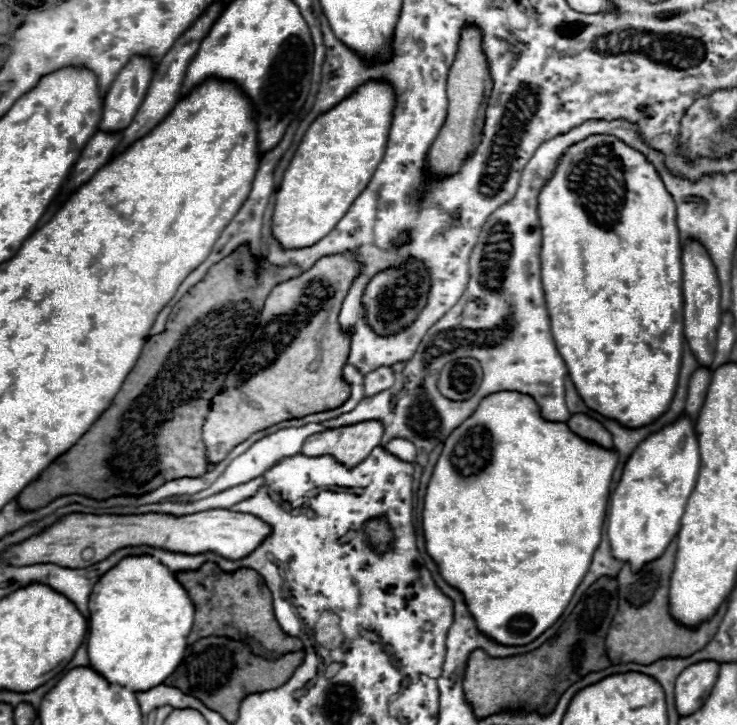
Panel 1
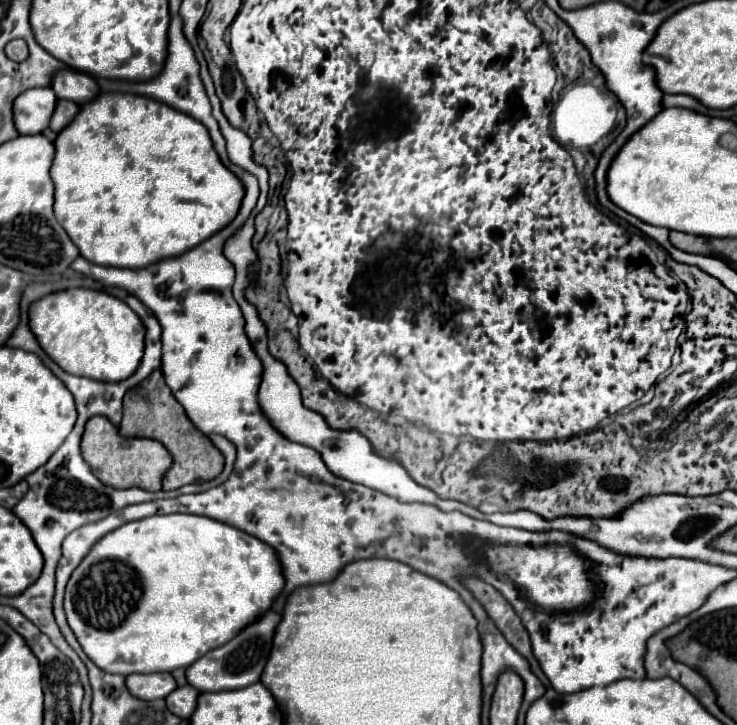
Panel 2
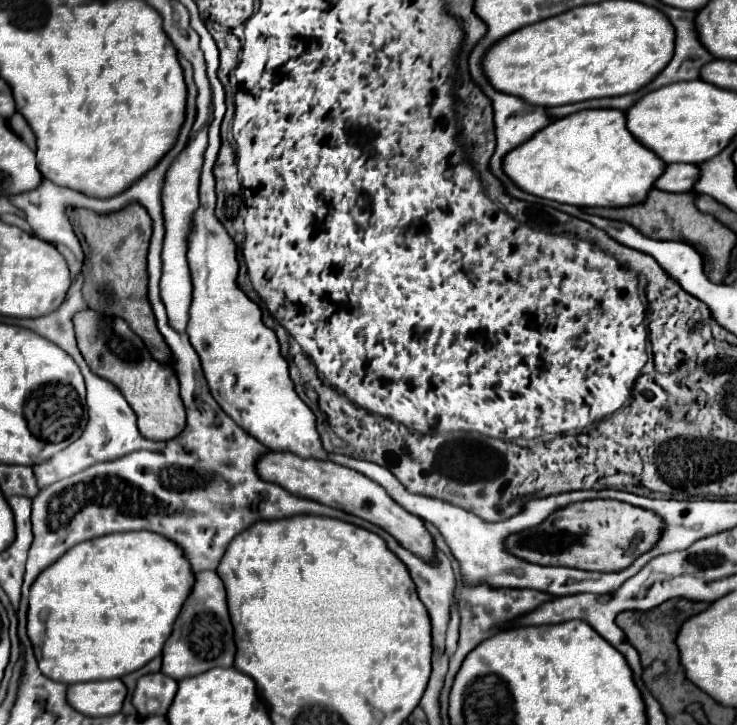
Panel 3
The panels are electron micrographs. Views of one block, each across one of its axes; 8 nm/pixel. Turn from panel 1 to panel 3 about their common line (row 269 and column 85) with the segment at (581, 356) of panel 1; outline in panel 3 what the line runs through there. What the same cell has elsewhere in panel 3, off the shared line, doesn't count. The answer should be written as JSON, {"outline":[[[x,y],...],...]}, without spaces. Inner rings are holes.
{"outline":[[[154,532],[106,534],[72,546],[48,566],[30,588],[28,638],[34,646],[34,656],[42,674],[56,682],[76,684],[122,678],[142,668],[162,654],[164,642],[168,640],[192,586],[194,574],[190,564],[186,564],[186,556],[182,556],[182,548],[170,538]]]}

